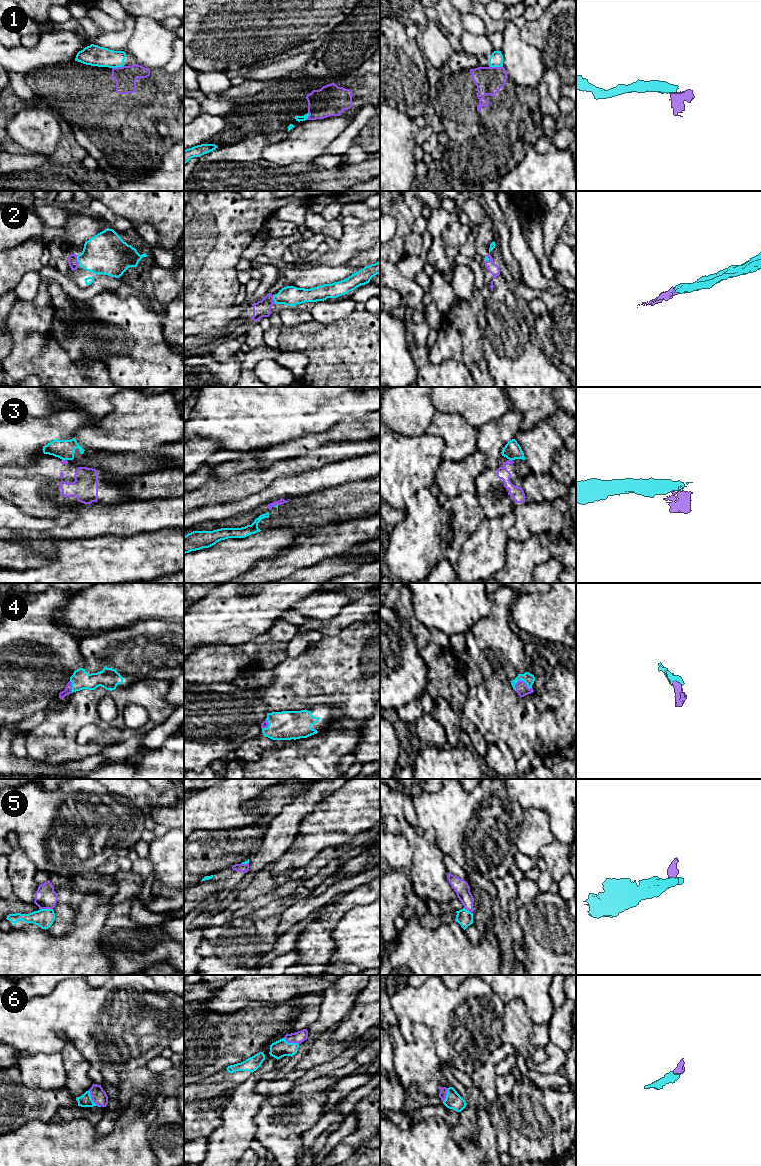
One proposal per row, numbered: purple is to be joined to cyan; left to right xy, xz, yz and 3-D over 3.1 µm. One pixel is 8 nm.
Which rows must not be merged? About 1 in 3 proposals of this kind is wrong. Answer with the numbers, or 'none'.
1, 3, 5

